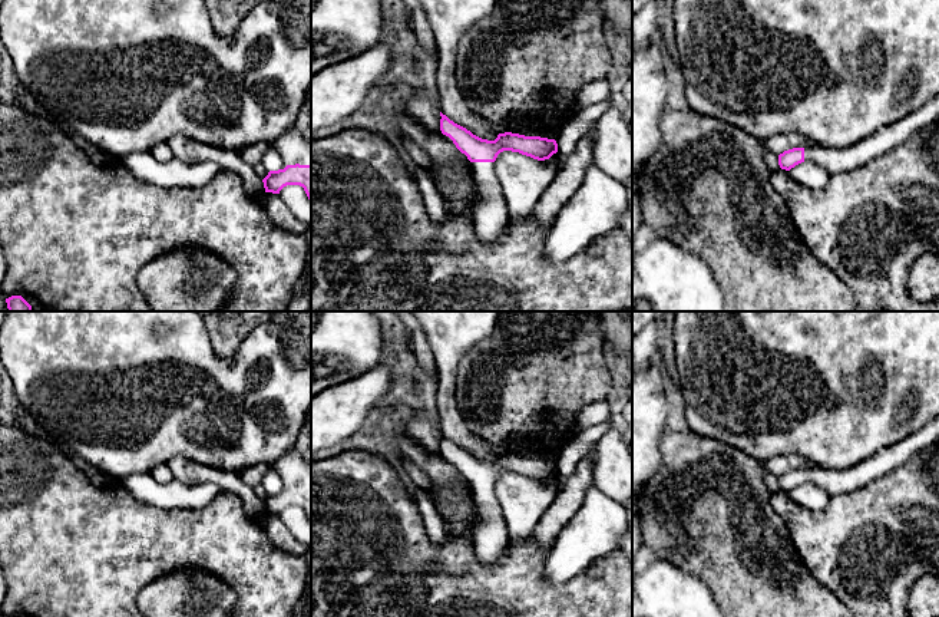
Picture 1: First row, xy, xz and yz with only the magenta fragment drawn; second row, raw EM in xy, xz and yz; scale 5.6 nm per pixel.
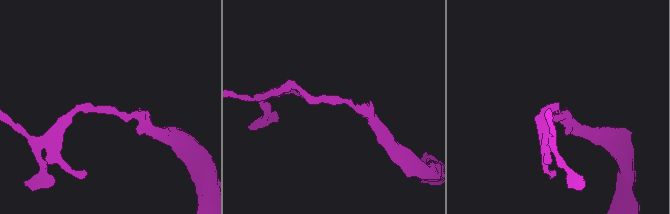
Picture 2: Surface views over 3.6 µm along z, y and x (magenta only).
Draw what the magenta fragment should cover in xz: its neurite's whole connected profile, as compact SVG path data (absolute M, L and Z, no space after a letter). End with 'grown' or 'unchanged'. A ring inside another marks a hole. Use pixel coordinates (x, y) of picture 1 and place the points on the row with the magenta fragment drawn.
M440 112L440 131L472 162L476 199L472 218L476 235L483 242L493 242L509 222L509 211L493 165L503 151L519 152L538 161L549 159L558 152L555 139L499 133L495 141L482 139L454 123Z | grown

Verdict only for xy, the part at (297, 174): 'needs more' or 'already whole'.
needs more

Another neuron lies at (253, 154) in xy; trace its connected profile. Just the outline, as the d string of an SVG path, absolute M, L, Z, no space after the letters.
M257 142L254 145L241 149L238 154L248 165L255 166L261 164L261 159L264 158L270 146L271 145L267 142Z

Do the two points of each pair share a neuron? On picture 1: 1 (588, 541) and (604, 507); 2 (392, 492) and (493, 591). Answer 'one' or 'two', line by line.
1: one
2: one

